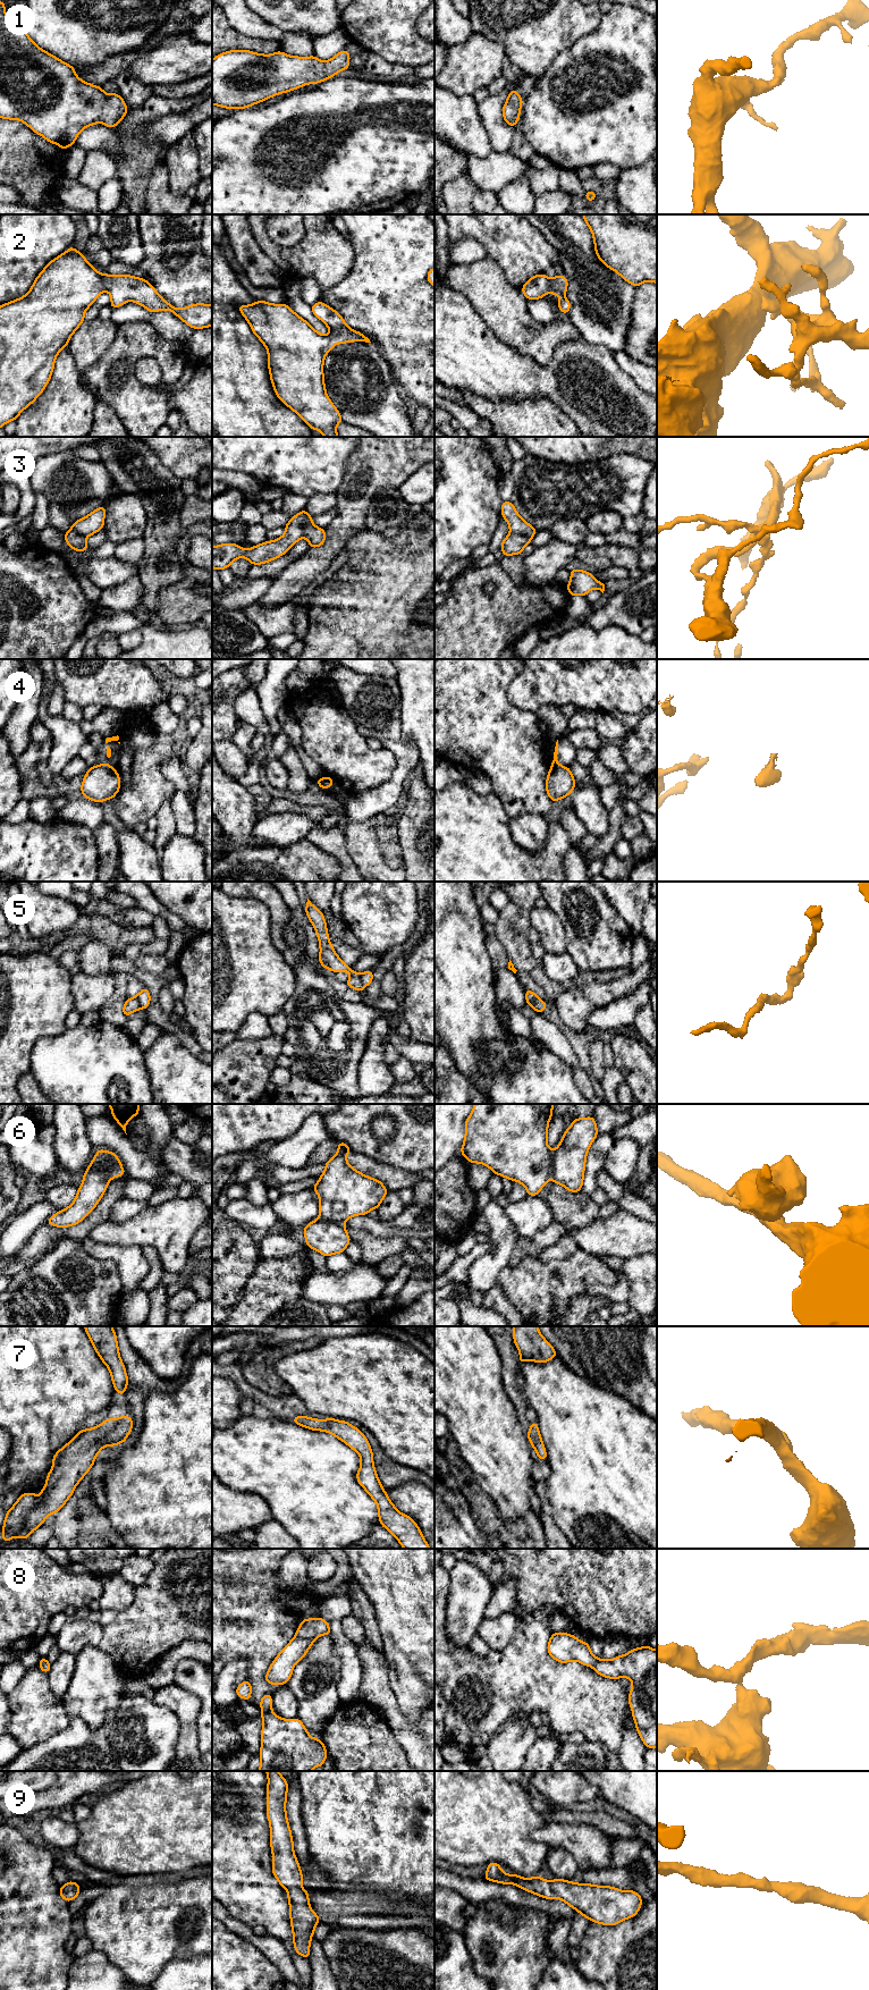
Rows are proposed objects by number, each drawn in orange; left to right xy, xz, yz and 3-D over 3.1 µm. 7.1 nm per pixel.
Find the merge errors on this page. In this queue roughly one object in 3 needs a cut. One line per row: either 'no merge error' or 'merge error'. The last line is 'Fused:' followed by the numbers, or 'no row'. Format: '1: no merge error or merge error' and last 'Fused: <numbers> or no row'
1: no merge error
2: no merge error
3: merge error
4: merge error
5: merge error
6: merge error
7: no merge error
8: merge error
9: no merge error
Fused: 3, 4, 5, 6, 8

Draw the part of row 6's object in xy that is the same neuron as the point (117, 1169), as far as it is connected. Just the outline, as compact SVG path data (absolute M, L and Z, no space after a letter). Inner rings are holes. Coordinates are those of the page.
M112 1154L112 1155L109 1155L108 1156L111 1161L112 1161L112 1167L111 1167L111 1171L112 1173L115 1174L115 1178L116 1177L121 1177L121 1175L125 1175L126 1172L125 1170L123 1169L123 1165L117 1156L117 1154Z

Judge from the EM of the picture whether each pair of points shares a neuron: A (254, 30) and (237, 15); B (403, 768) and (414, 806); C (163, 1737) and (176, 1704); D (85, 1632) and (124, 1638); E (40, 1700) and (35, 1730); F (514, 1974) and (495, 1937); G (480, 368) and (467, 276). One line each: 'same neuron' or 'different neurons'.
A: same neuron
B: different neurons
C: different neurons
D: different neurons
E: same neuron
F: same neuron
G: different neurons

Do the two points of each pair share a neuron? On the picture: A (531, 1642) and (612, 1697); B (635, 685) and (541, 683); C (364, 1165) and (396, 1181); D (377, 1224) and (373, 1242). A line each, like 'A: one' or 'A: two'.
A: one
B: one
C: one
D: two

